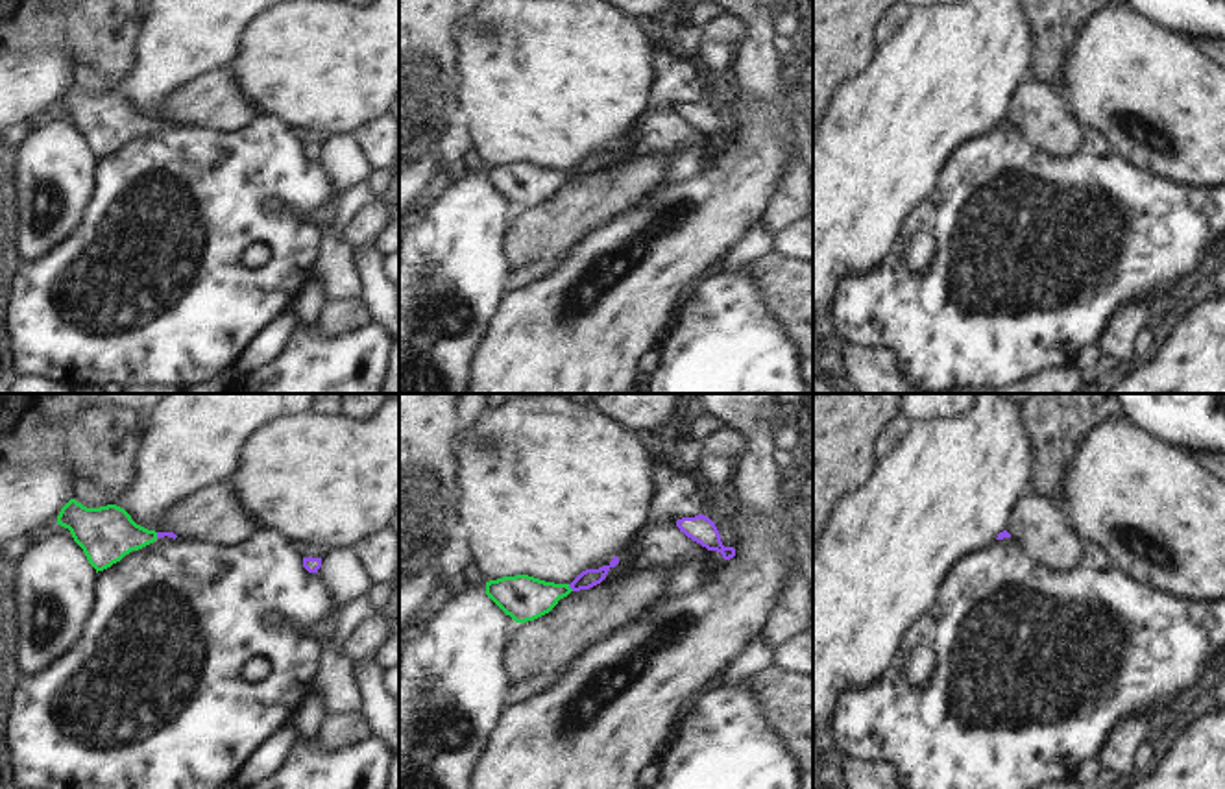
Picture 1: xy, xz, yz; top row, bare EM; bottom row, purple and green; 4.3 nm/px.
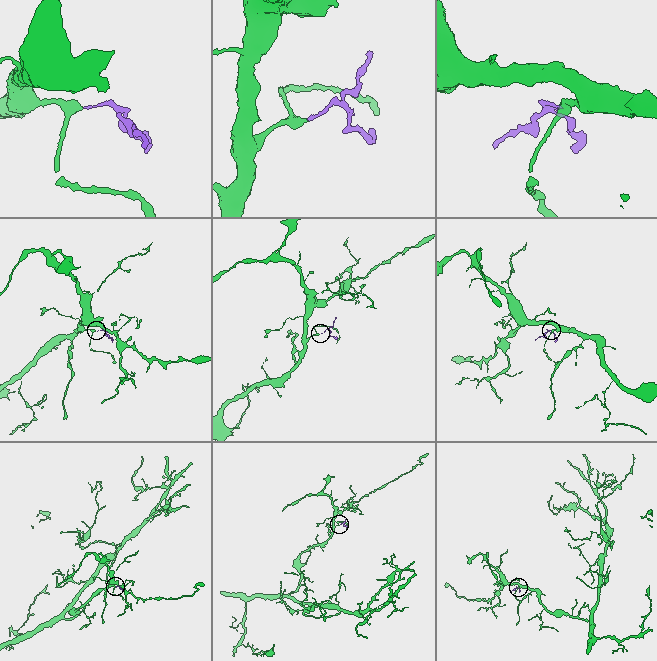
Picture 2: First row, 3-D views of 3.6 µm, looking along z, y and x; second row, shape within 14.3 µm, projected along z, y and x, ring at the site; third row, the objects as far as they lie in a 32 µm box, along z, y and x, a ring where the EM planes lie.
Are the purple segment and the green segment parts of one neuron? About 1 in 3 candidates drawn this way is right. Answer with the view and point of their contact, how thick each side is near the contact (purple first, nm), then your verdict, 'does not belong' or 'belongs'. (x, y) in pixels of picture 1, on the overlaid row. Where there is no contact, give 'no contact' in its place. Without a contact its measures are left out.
meets purple in xz at (571, 588); 80 nm thick on the purple side, 200 nm on the other; belongs

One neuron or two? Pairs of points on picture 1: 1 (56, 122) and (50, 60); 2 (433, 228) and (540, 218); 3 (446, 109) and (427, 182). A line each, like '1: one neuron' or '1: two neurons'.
1: two neurons
2: two neurons
3: two neurons

